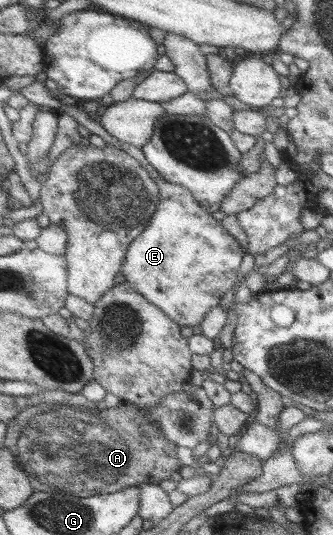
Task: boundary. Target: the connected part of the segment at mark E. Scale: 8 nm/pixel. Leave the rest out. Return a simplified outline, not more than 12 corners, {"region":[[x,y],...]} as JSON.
{"region":[[62,104],[156,181],[161,199],[128,247],[126,283],[196,326],[237,282],[240,244],[141,148]]}

